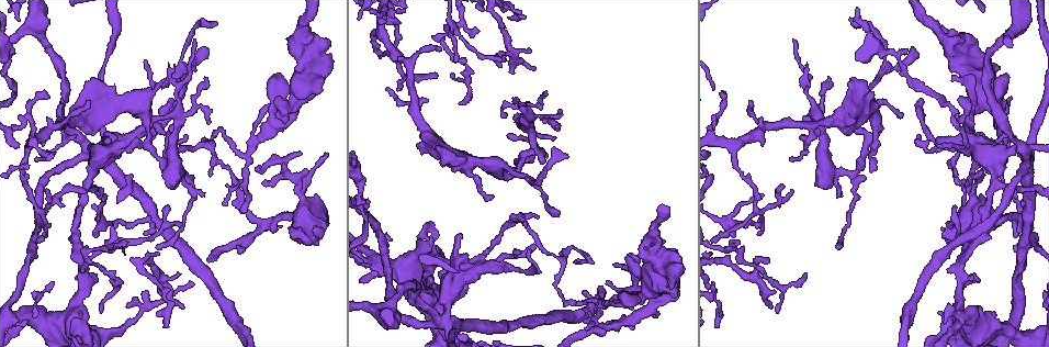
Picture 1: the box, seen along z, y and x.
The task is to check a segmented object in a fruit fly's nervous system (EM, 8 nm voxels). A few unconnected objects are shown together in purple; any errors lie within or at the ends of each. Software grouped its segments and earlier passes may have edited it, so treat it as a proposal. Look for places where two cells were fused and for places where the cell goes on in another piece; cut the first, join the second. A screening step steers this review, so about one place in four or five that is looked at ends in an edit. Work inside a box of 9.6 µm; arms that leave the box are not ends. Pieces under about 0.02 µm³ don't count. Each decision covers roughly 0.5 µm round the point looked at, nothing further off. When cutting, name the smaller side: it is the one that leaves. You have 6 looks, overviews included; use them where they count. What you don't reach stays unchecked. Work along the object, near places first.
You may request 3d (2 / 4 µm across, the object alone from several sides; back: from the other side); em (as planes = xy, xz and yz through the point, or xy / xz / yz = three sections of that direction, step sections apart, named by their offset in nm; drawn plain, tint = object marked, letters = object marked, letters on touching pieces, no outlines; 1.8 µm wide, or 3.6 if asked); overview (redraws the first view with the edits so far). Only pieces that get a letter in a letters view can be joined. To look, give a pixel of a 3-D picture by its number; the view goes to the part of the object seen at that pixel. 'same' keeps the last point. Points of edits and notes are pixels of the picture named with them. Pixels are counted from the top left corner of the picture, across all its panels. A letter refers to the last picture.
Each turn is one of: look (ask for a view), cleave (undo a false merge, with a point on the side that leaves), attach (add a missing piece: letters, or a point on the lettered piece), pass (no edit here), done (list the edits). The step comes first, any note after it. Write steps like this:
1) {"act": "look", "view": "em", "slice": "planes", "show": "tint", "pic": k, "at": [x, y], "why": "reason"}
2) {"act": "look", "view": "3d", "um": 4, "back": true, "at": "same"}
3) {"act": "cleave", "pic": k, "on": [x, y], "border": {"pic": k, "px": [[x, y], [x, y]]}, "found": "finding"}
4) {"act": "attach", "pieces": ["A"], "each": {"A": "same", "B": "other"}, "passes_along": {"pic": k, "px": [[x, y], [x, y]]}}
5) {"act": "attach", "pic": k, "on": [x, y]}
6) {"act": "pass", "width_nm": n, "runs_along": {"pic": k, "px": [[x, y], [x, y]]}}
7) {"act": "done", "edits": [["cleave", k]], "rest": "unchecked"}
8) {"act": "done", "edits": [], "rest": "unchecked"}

{"act": "look", "view": "3d", "um": 4, "pic": 1, "at": [416, 261], "why": "touches itself"}

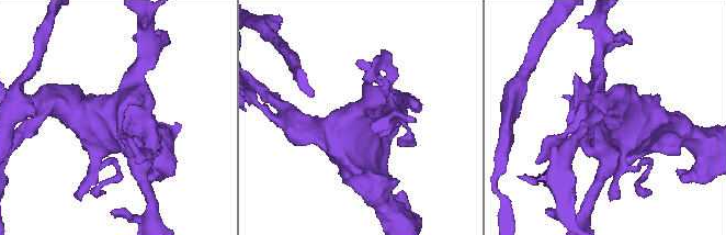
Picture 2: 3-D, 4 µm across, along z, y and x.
{"act": "look", "view": "em", "slice": "planes", "show": "letters", "pic": 2, "at": [111, 119]}

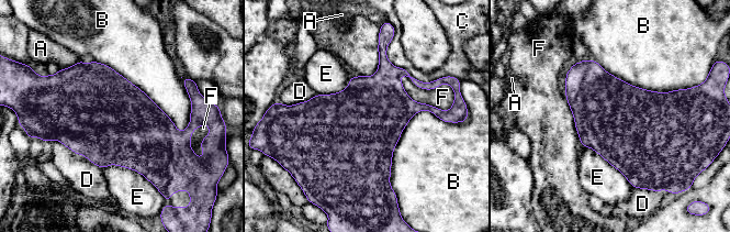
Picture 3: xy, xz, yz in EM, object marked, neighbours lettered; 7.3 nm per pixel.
{"act": "pass", "each": {"A": "other", "B": "other", "C": "other", "D": "other", "E": "other", "F": "other"}, "border": {"pic": 3, "px": [[93, 59], [188, 125]]}, "found": "all the same cell"}

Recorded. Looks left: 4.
{"act": "look", "view": "em", "slice": "yz", "step": 4, "show": "tint", "pic": 1, "at": [247, 156], "why": "three-way junction"}

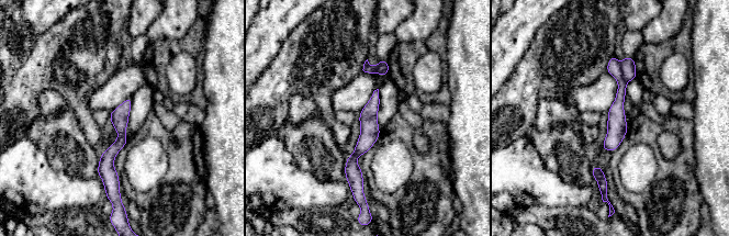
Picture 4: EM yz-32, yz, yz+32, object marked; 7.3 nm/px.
{"act": "look", "view": "em", "slice": "planes", "show": "tint", "at": "same", "why": "cut it another way"}

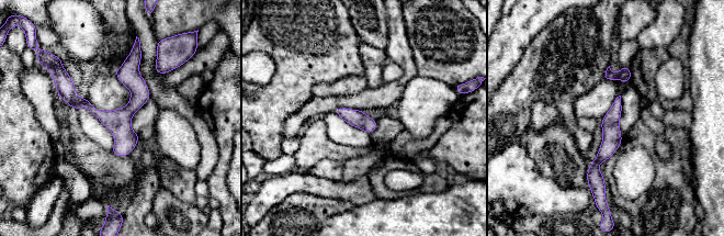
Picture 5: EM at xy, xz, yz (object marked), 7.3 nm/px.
{"act": "look", "view": "em", "slice": "planes", "show": "letters", "at": "same"}

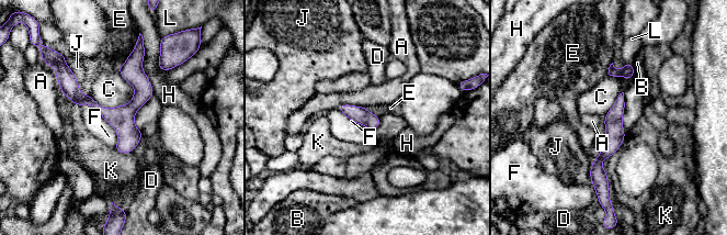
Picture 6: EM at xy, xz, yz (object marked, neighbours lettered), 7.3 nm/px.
{"act": "cleave", "pic": 6, "on": [627, 71], "longest_contact_nm": ["H", 360], "each": {"A": "other", "B": "other", "C": "other", "D": "other", "E": "other", "F": "other", "H": "other", "J": "other", "K": "other", "L": "other"}, "found": "two cells meet here"}

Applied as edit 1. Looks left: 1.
{"act": "done", "edits": [["cleave", 6]], "rest": "unchecked"}

